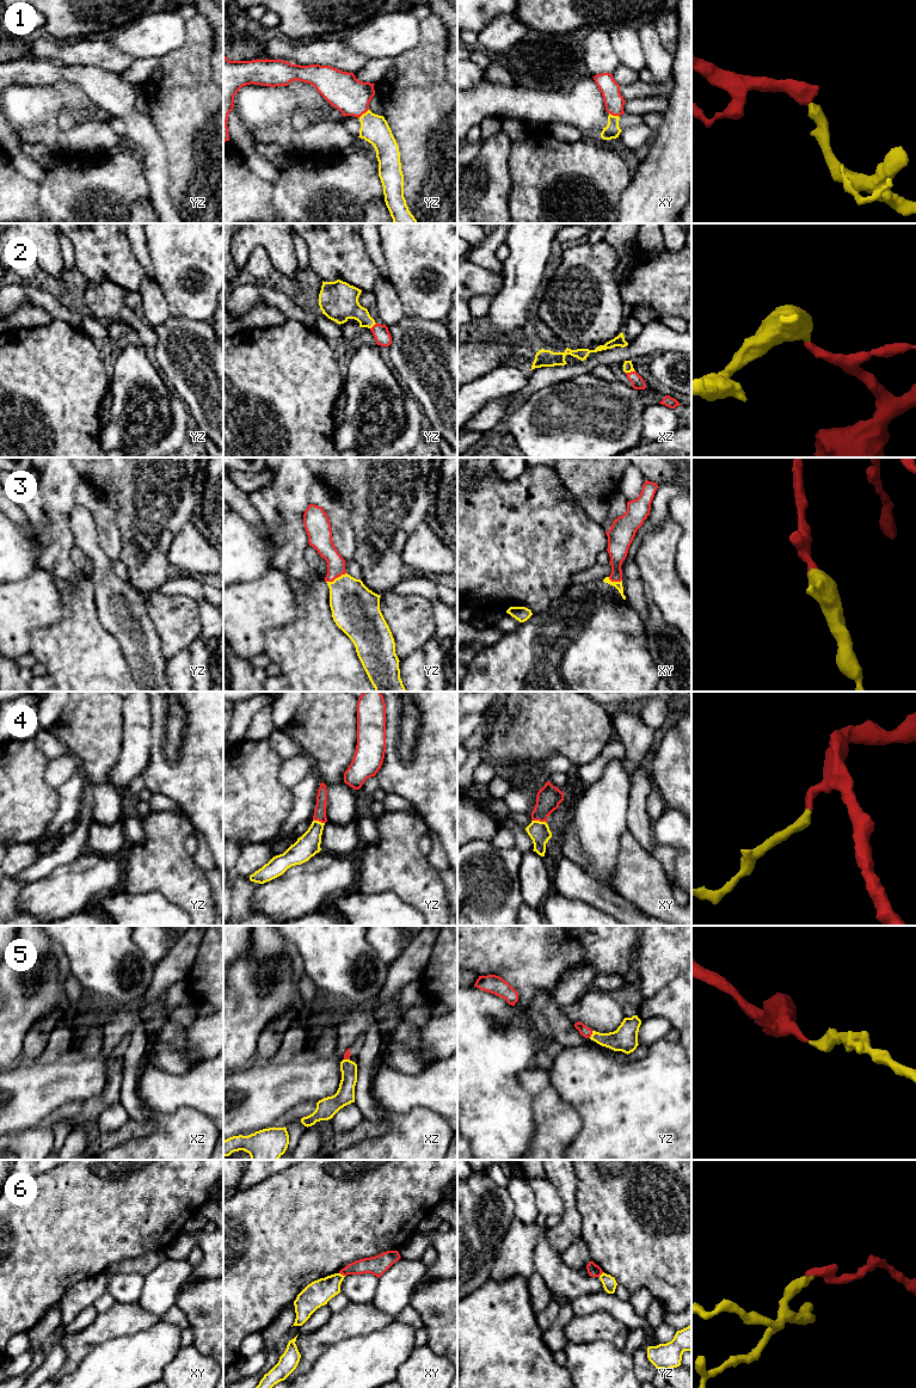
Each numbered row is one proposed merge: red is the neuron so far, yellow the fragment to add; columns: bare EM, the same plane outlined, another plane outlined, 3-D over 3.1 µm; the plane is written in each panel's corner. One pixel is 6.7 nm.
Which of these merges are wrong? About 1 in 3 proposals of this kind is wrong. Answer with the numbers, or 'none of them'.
6

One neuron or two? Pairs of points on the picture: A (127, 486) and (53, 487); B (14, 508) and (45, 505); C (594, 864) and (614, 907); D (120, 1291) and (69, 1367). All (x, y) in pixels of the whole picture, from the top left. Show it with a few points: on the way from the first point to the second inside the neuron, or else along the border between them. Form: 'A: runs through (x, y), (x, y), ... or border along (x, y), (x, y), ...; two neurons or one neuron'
A: border along (75, 470), (81, 478); two neurons
B: border along (19, 507), (30, 521); two neurons
C: border along (581, 867), (598, 883), (608, 886); two neurons
D: border along (116, 1301), (136, 1302); two neurons

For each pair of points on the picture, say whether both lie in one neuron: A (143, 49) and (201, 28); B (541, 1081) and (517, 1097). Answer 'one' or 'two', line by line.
A: two
B: two

